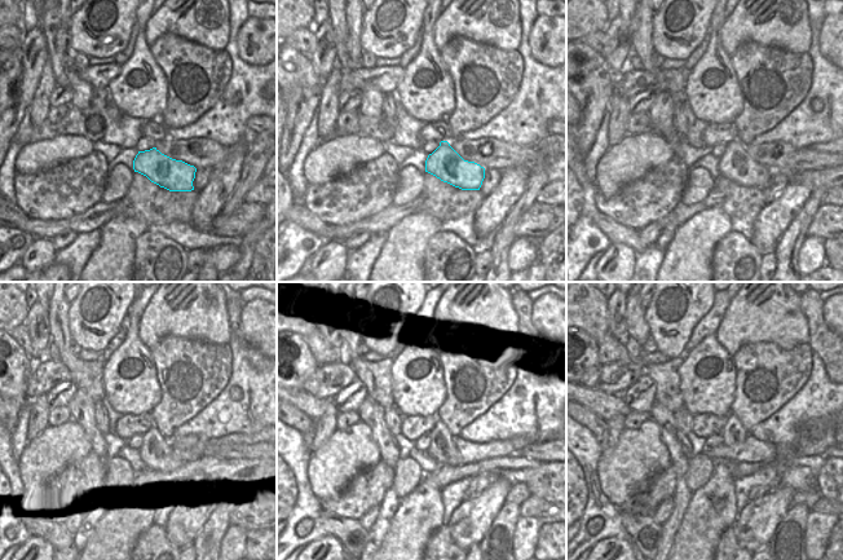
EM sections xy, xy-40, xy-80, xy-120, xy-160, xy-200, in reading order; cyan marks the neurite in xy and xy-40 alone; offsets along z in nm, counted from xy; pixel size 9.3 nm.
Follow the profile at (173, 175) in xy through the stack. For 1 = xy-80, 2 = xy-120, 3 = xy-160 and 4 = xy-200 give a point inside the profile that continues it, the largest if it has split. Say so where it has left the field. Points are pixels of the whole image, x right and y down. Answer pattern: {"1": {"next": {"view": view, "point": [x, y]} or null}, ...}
{"1": {"next": {"view": "xy-80", "point": [735, 163]}}, "2": {"next": {"view": "xy-120", "point": [157, 453]}}, "3": {"next": {"view": "xy-160", "point": [442, 449]}}, "4": {"next": {"view": "xy-200", "point": [733, 433]}}}

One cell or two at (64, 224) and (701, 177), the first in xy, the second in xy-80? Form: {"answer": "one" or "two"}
{"answer": "two"}

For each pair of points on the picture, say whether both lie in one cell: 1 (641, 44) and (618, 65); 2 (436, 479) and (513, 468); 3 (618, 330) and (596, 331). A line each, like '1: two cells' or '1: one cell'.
1: two cells
2: one cell
3: two cells

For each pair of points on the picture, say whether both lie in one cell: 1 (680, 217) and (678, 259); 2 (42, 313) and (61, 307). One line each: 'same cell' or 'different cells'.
1: different cells
2: different cells

